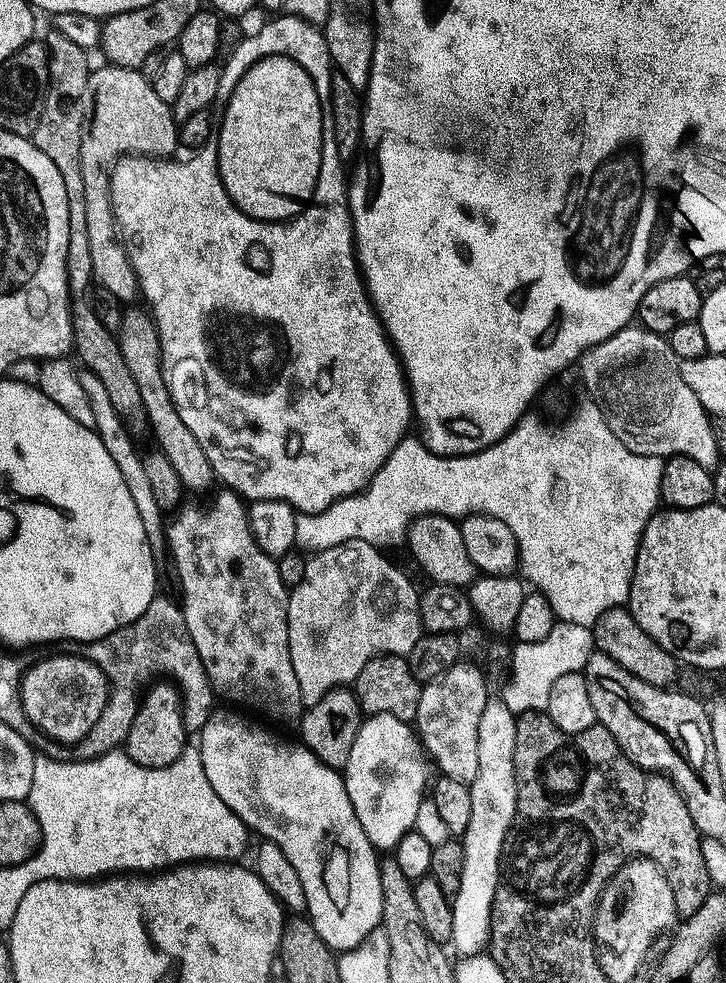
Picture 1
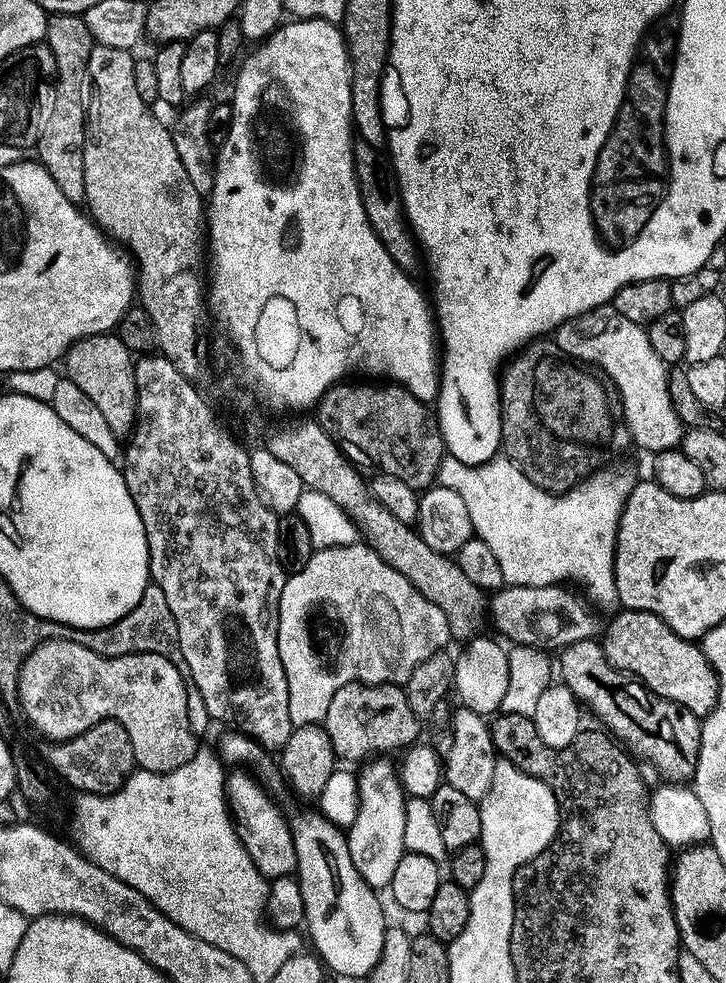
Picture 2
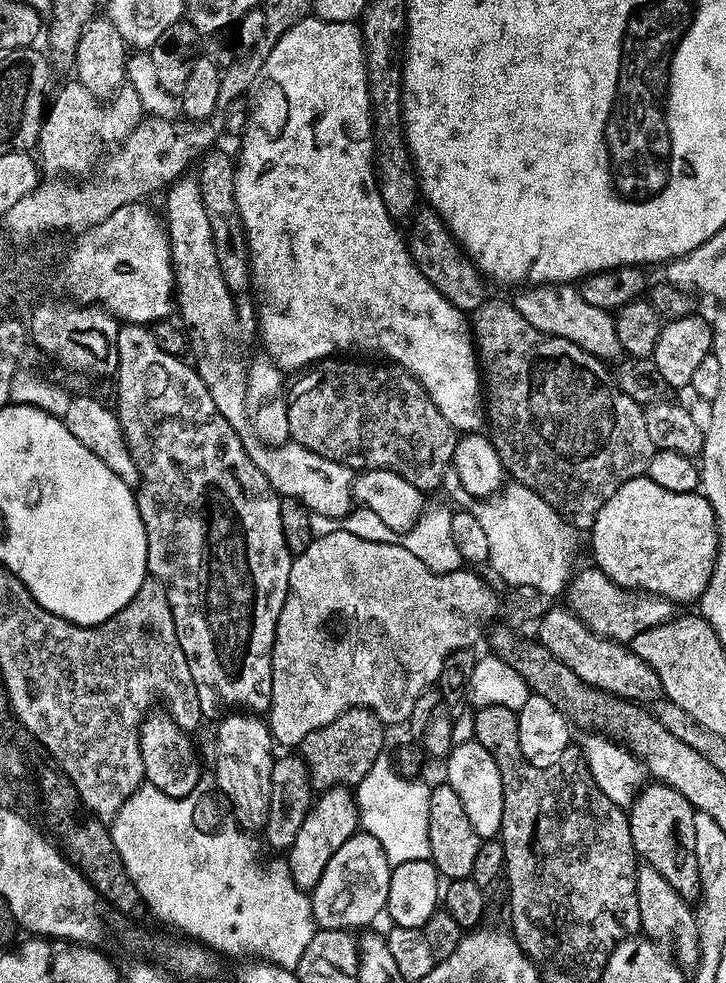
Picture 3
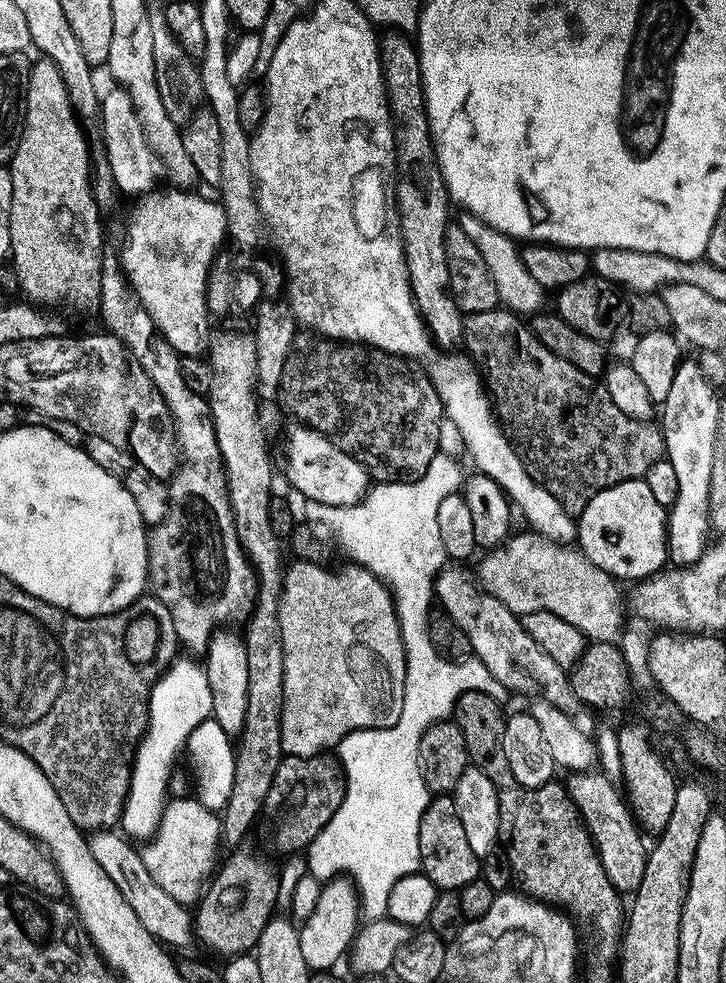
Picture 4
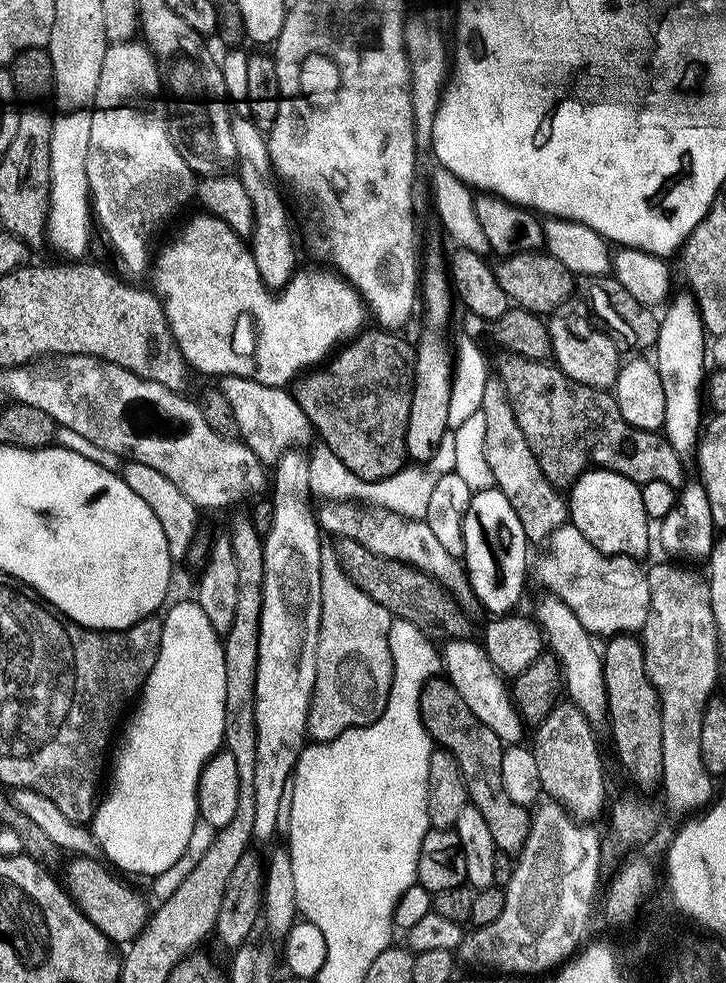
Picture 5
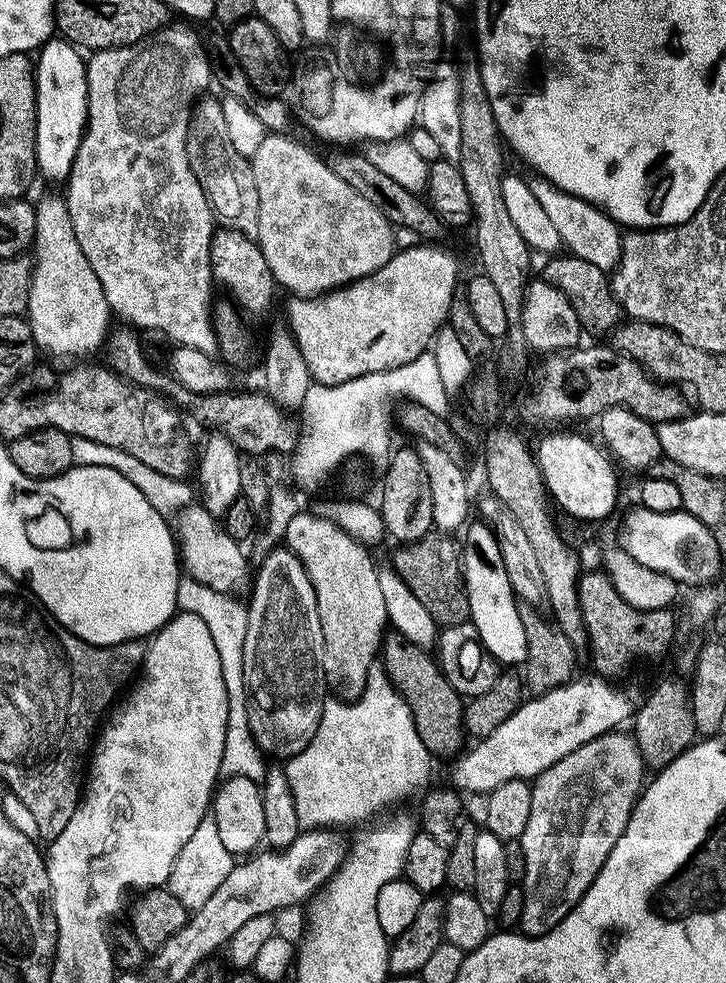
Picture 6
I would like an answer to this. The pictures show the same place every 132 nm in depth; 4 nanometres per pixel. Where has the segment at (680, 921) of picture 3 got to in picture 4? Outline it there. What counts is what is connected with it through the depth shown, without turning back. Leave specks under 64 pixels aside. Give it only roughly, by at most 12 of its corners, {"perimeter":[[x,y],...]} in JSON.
{"perimeter":[[573,773],[580,811],[607,877],[621,894],[648,865],[629,805],[602,773]]}

